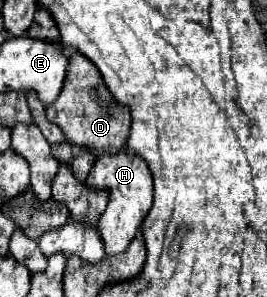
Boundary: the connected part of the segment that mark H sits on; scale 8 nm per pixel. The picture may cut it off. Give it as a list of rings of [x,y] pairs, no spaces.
[[[123,147],[115,155],[103,153],[101,157],[97,157],[87,179],[89,179],[89,185],[93,185],[95,189],[103,187],[109,191],[107,209],[103,211],[103,215],[99,217],[99,223],[97,223],[101,237],[103,237],[103,243],[105,243],[105,253],[107,255],[123,253],[123,249],[127,249],[131,237],[135,237],[137,229],[141,227],[143,217],[151,209],[151,201],[153,201],[151,171],[141,157],[127,153],[127,149]]]

